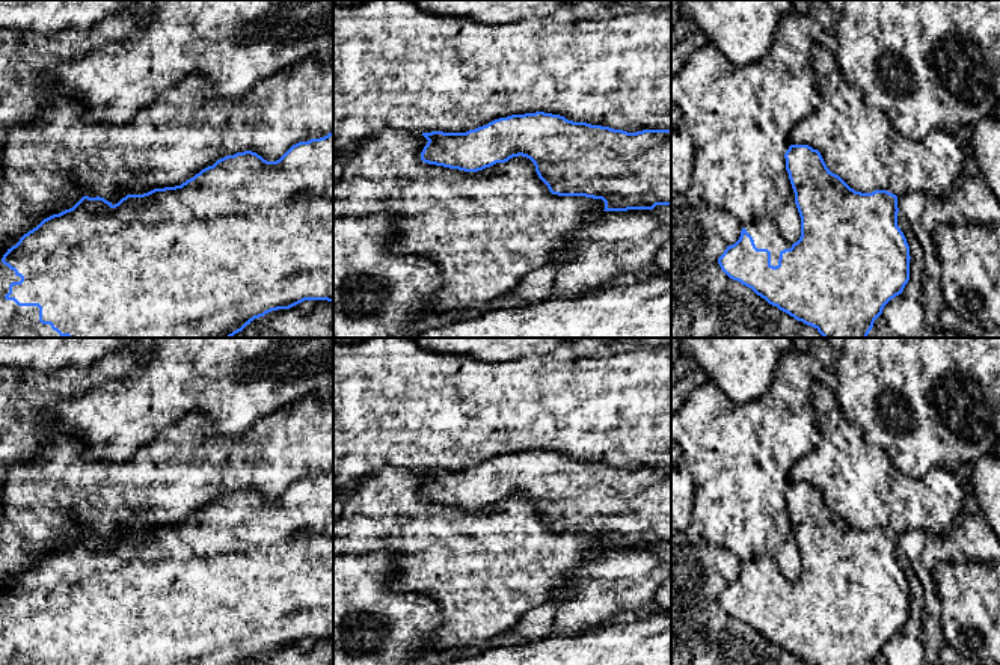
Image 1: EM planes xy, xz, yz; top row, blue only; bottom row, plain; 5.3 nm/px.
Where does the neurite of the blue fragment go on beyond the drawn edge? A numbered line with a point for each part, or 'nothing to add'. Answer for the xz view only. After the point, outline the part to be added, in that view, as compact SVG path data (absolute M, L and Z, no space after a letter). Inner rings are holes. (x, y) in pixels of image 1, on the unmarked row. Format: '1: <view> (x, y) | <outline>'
nothing to add

